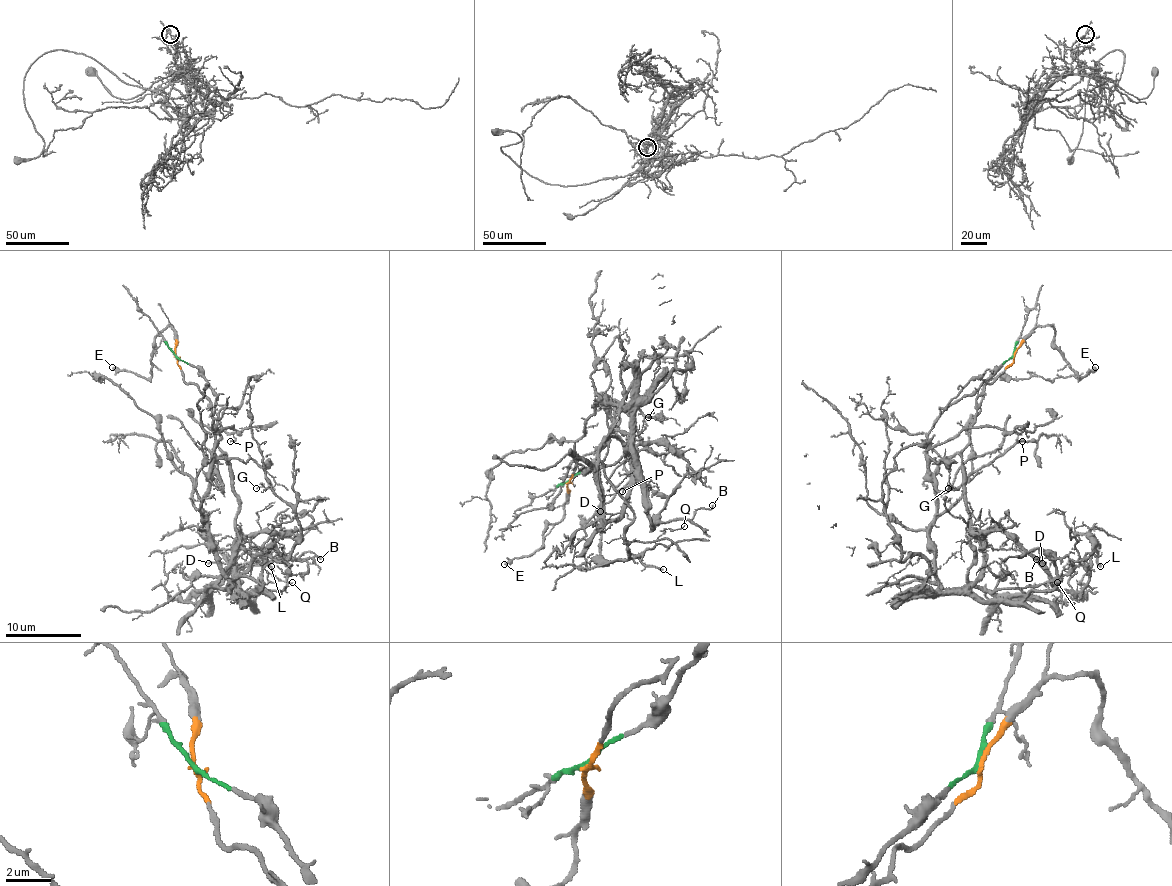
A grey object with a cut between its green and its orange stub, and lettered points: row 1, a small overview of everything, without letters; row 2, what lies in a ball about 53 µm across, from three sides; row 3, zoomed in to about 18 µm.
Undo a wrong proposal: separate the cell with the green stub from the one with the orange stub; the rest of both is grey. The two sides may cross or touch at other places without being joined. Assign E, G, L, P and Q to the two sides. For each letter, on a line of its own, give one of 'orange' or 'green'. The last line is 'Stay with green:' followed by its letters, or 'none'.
E: orange
G: green
L: orange
P: green
Q: orange
Stay with green: G, P

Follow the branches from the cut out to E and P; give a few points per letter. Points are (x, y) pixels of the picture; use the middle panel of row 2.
E: (568, 482), (568, 501), (562, 518), (555, 524), (545, 524), (543, 546), (504, 563)
P: (568, 482), (591, 463), (606, 443), (609, 431), (607, 398), (611, 430), (621, 439), (630, 480), (623, 492)

